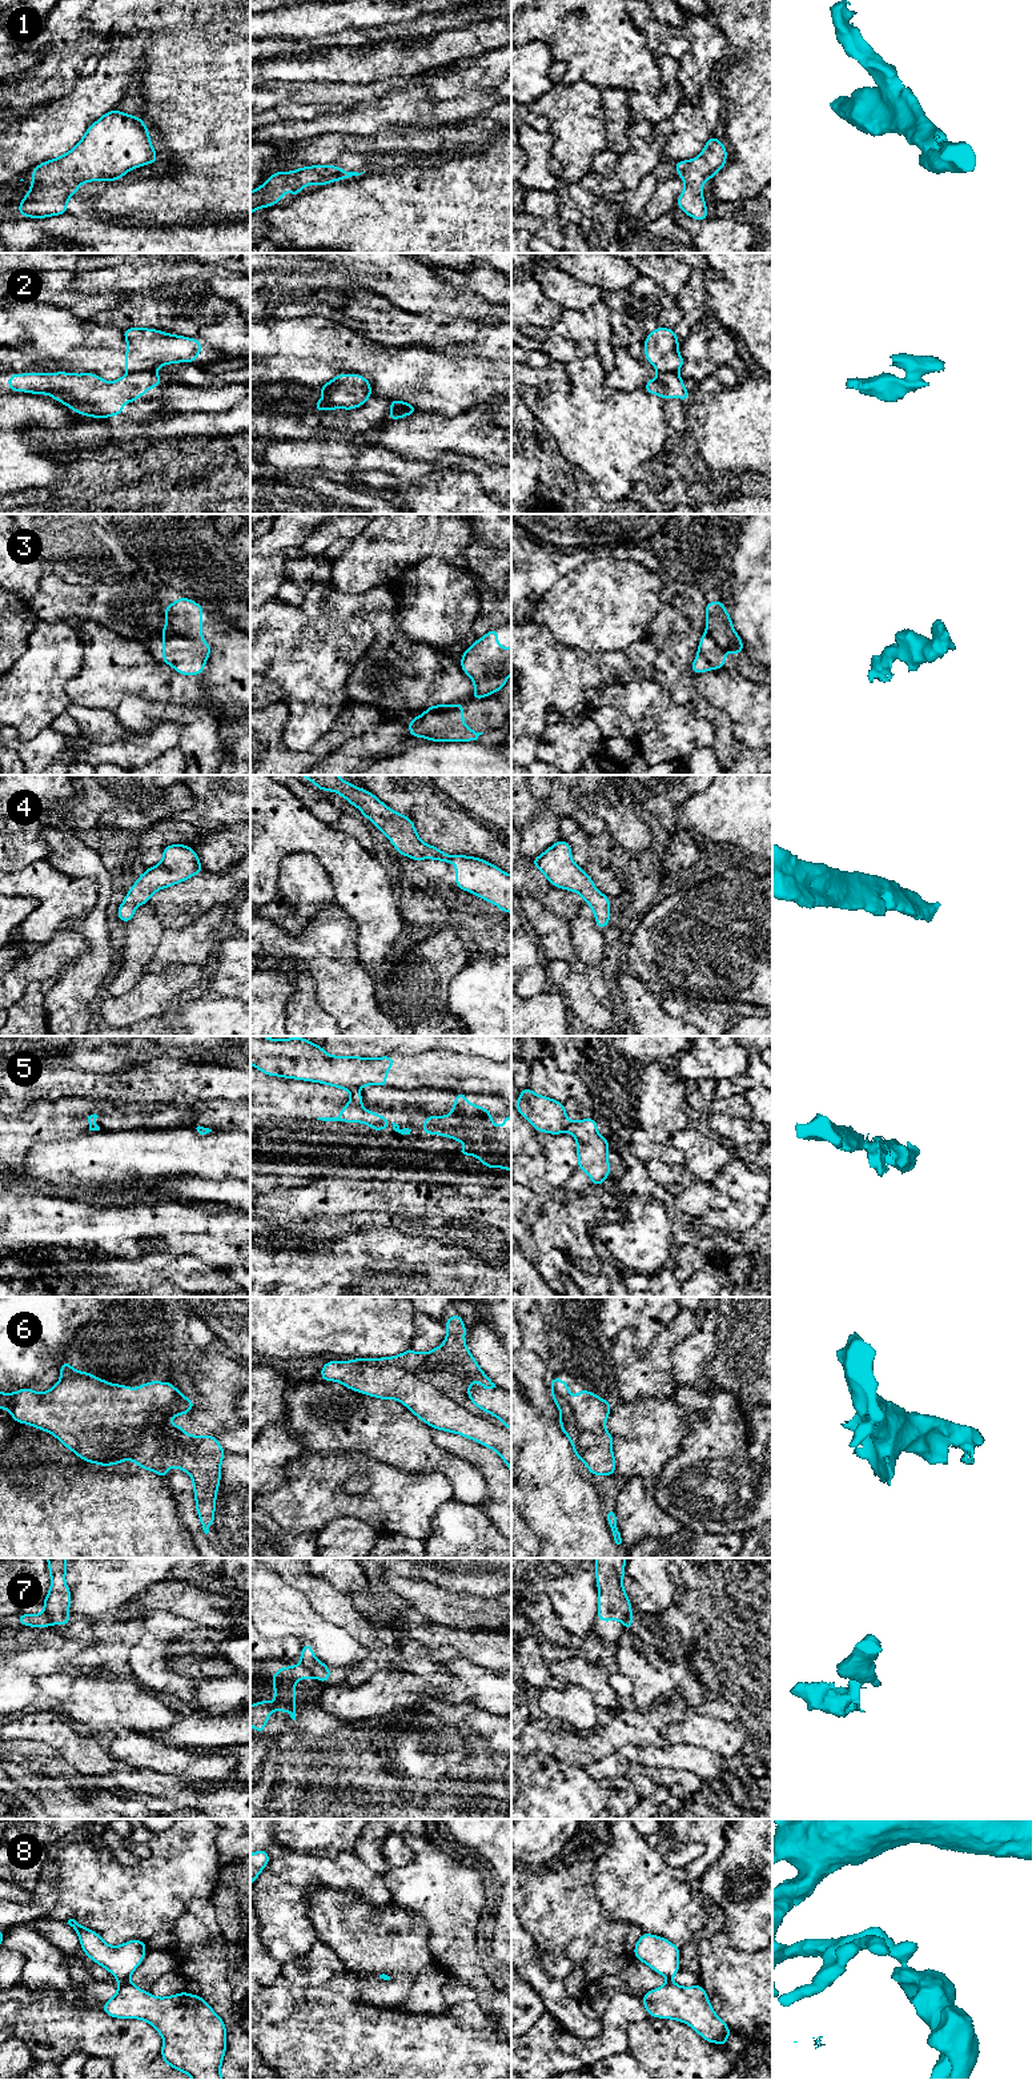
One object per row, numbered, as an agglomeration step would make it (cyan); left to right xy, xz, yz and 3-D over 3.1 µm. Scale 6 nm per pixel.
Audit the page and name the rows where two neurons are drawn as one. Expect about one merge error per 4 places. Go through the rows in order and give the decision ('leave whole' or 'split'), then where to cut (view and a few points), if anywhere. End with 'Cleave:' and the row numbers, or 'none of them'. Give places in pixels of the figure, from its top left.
1: leave whole; cut none
2: split; cut xy (155, 369), (133, 370), (129, 373)
3: split; cut xy (164, 637), (201, 639)
4: leave whole; cut none
5: split; cut yz (567, 1121), (565, 1129)
6: leave whole; cut none
7: split; cut xz (301, 1663), (316, 1677)
8: split; cut xy (128, 1979), (120, 1982)
Cleave: 2, 3, 5, 7, 8

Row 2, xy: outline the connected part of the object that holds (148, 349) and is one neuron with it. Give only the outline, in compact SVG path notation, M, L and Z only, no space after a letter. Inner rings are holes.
M149 328L123 330L128 342L125 368L129 373L157 370L162 365L194 362L202 349L198 340Z

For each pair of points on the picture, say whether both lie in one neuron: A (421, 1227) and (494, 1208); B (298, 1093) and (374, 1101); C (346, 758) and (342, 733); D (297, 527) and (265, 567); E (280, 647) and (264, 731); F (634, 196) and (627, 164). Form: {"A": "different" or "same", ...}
{"A": "different", "B": "same", "C": "different", "D": "same", "E": "different", "F": "different"}

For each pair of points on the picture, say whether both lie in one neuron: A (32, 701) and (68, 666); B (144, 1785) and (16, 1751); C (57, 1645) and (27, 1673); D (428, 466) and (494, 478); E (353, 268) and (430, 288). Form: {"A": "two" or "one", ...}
{"A": "one", "B": "two", "C": "one", "D": "one", "E": "one"}

